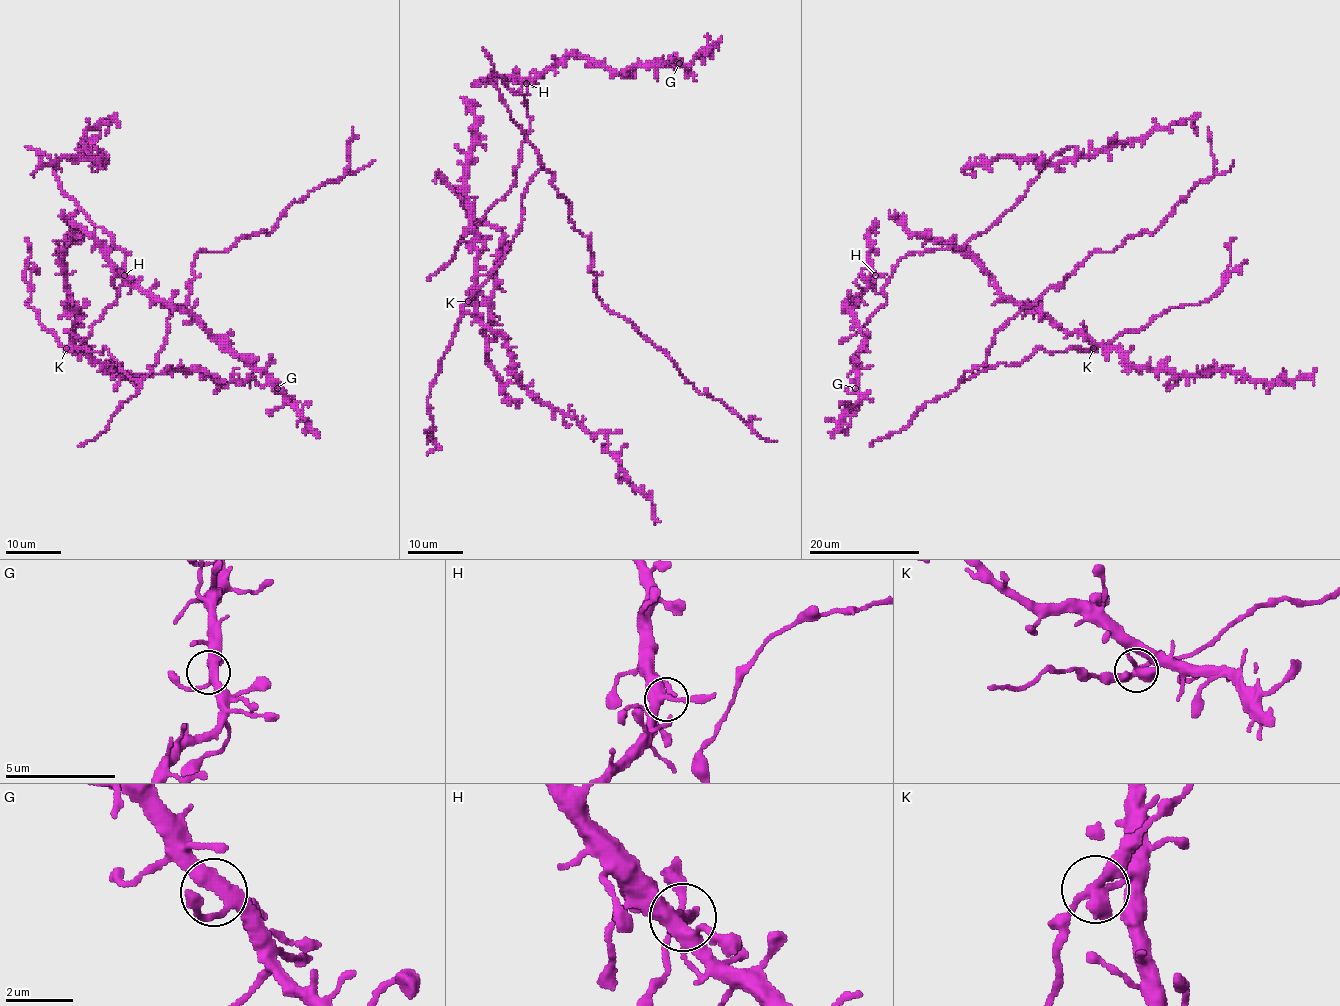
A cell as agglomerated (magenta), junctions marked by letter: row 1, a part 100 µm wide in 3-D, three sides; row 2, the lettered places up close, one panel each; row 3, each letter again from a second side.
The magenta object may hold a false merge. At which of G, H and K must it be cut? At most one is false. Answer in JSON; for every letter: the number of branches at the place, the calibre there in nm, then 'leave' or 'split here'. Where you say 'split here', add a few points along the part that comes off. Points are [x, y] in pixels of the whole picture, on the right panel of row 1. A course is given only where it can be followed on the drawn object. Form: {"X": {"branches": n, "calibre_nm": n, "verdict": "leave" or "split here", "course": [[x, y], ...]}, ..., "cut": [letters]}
{"G": {"branches": 3, "calibre_nm": 360, "verdict": "leave"}, "H": {"branches": 3, "calibre_nm": 360, "verdict": "leave"}, "K": {"branches": 3, "calibre_nm": 360, "verdict": "leave"}, "cut": []}

